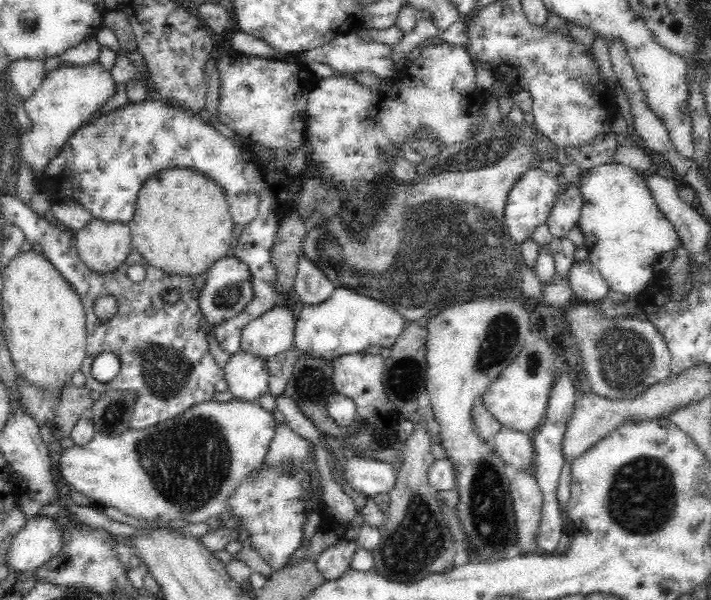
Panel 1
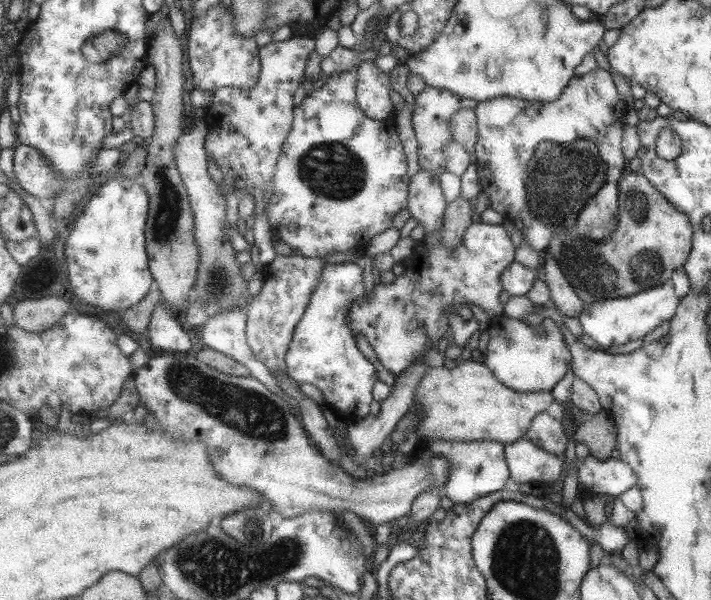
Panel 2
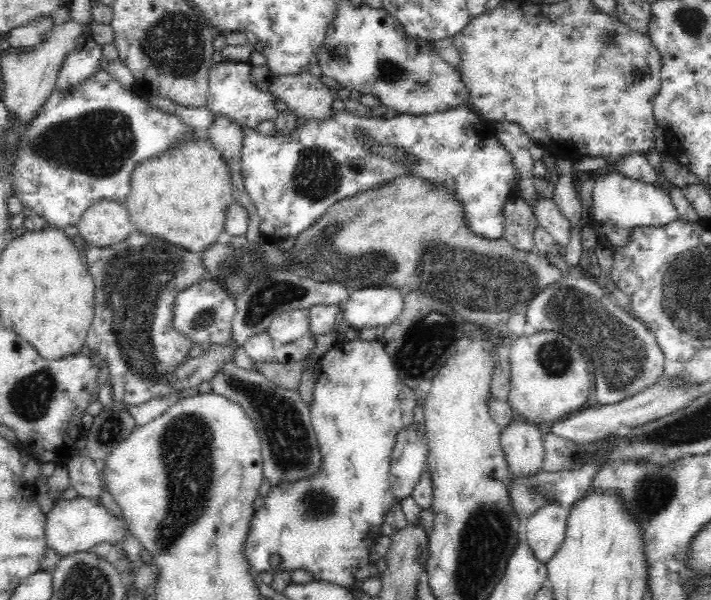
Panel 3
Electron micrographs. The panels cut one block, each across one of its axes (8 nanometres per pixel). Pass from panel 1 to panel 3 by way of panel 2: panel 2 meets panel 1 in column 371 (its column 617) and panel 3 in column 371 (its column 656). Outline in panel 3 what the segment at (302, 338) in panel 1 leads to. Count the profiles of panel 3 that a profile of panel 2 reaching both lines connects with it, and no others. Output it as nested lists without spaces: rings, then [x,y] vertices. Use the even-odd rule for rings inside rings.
[[[370,286],[351,290],[349,299],[340,308],[340,321],[347,328],[387,327],[404,306],[405,295],[393,286]]]

